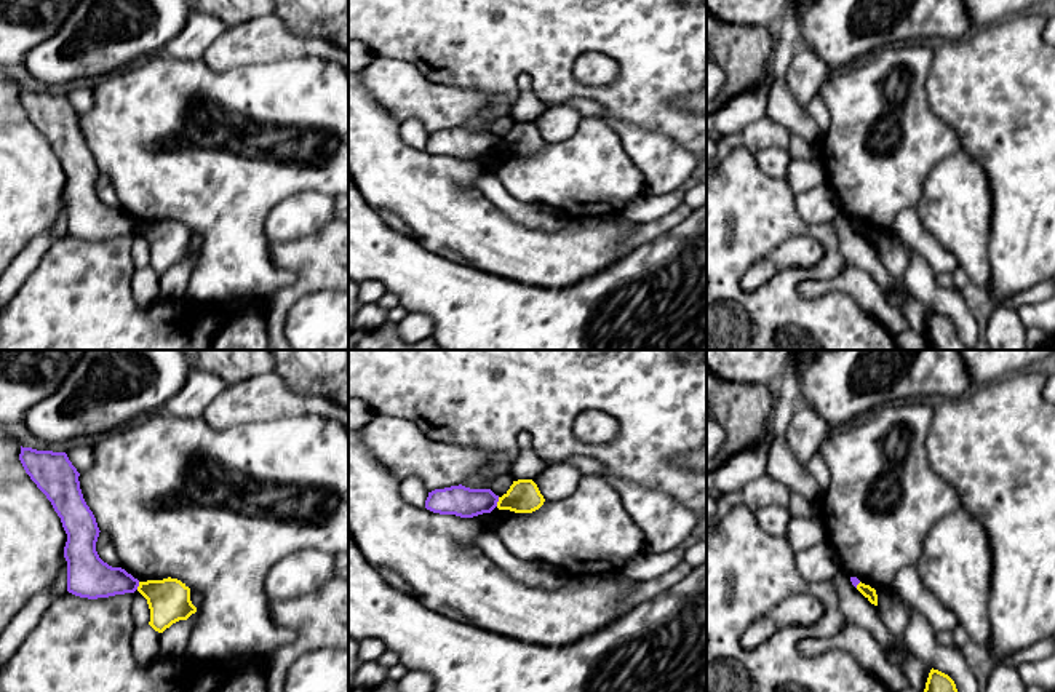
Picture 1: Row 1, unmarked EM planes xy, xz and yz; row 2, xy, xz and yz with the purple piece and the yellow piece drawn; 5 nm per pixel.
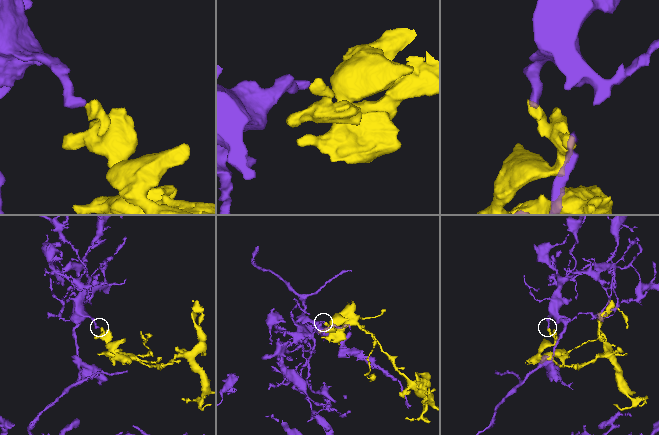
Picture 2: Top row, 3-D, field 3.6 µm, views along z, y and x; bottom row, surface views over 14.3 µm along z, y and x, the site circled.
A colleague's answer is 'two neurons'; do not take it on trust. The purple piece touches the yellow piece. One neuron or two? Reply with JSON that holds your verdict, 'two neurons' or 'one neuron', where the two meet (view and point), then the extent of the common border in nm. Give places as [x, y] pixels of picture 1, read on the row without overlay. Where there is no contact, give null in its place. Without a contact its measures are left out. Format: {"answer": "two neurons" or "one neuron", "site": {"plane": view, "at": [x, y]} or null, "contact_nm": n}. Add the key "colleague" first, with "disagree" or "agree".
{"colleague": "agree", "answer": "two neurons", "site": {"plane": "xz", "at": [497, 143]}, "contact_nm": 50}

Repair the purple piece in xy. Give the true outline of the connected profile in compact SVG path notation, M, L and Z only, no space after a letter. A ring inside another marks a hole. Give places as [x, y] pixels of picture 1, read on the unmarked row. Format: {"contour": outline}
{"contour": "M21 88L19 102L51 144L67 176L64 189L67 233L88 241L134 235L139 222L121 209L109 208L96 193L101 173L83 141L80 115L67 96Z"}

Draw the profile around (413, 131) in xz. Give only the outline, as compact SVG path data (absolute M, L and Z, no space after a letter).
M414 118L401 121L400 136L408 145L416 149L425 149L425 142L428 139L425 126Z

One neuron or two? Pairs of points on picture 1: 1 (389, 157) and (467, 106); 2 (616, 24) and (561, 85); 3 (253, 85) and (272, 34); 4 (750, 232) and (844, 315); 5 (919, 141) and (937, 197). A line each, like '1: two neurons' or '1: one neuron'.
1: two neurons
2: one neuron
3: two neurons
4: one neuron
5: two neurons

